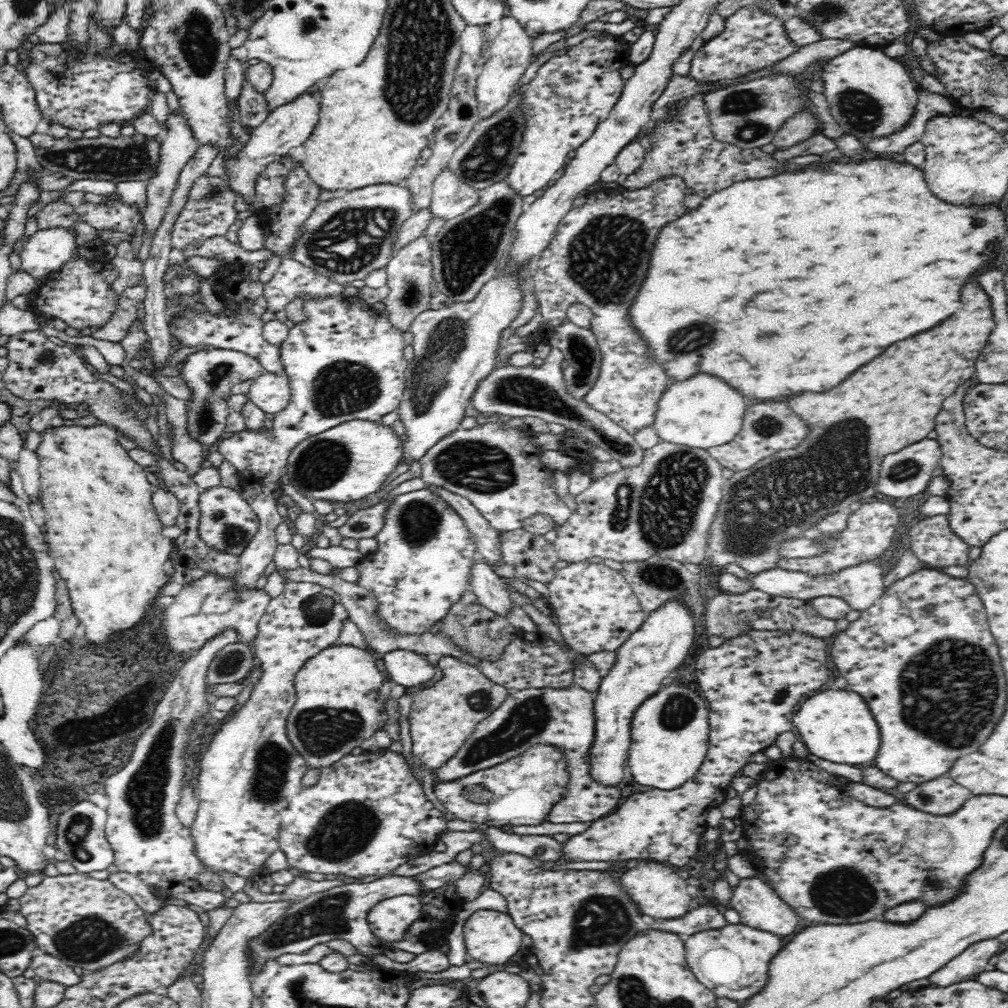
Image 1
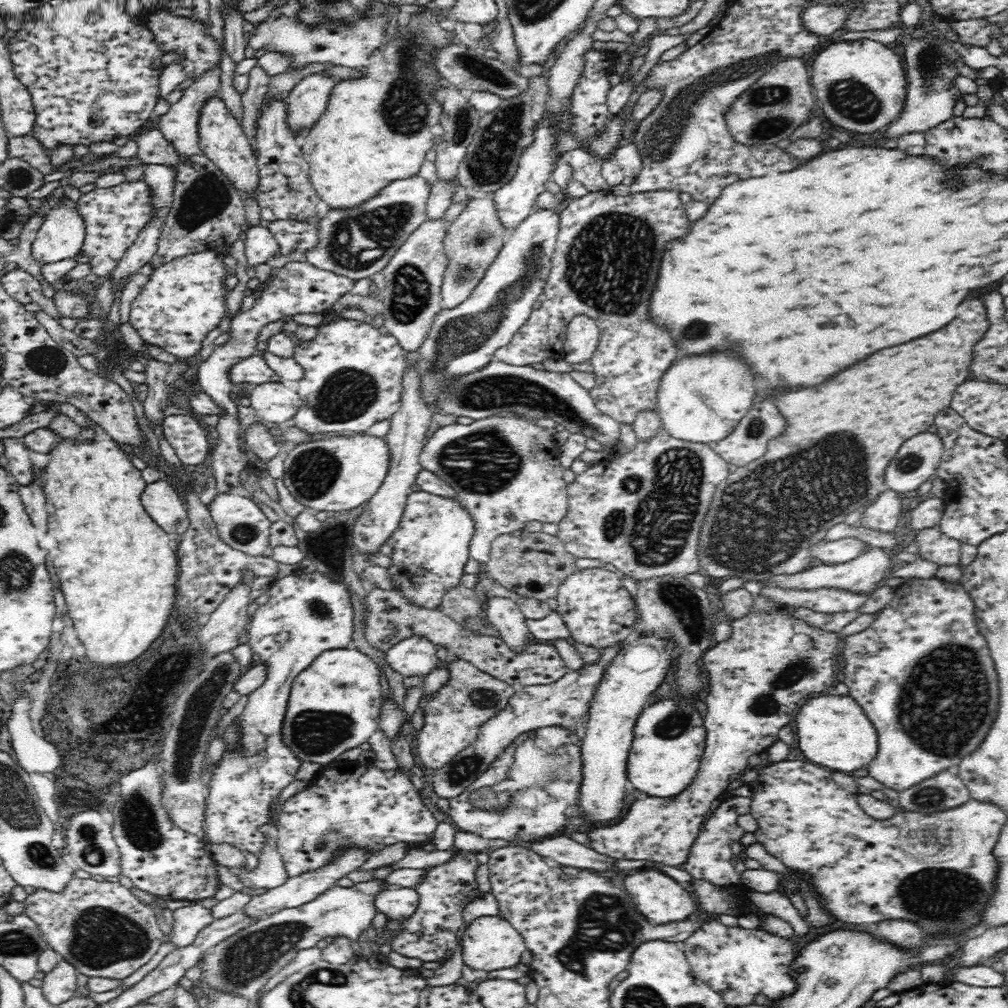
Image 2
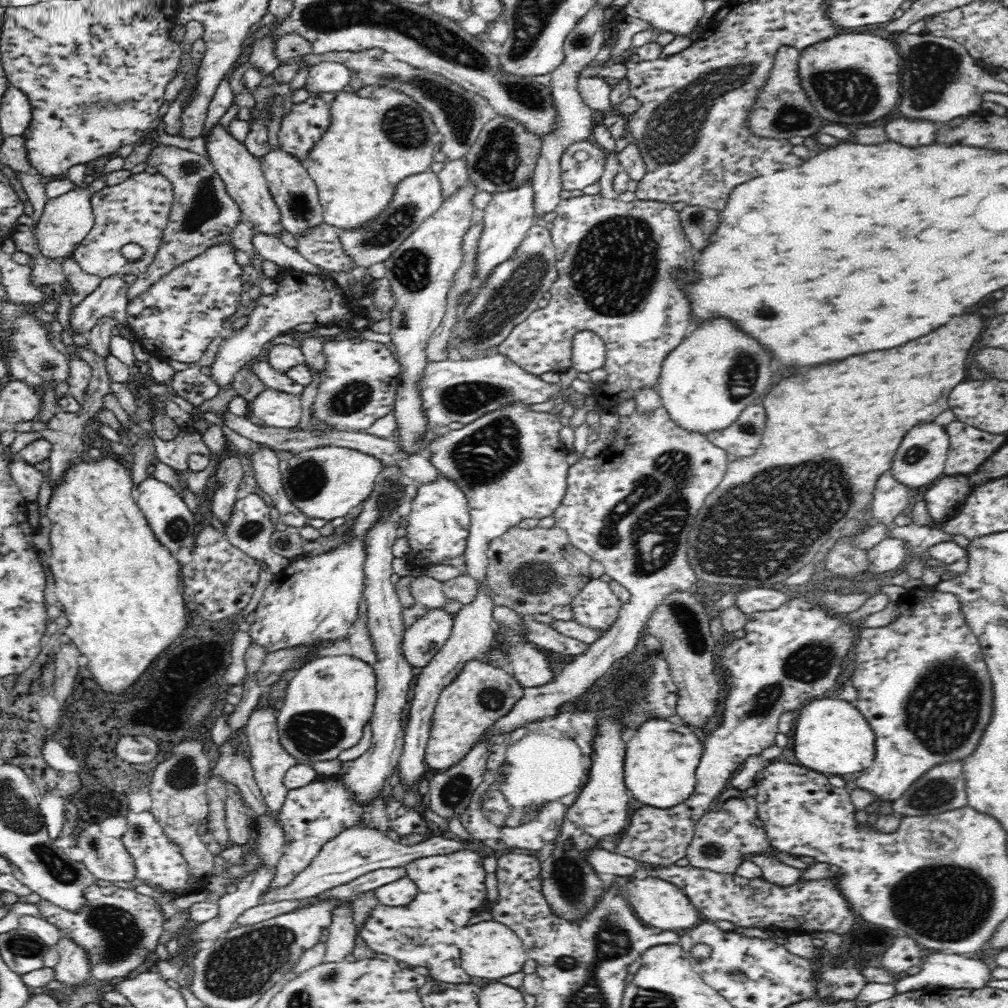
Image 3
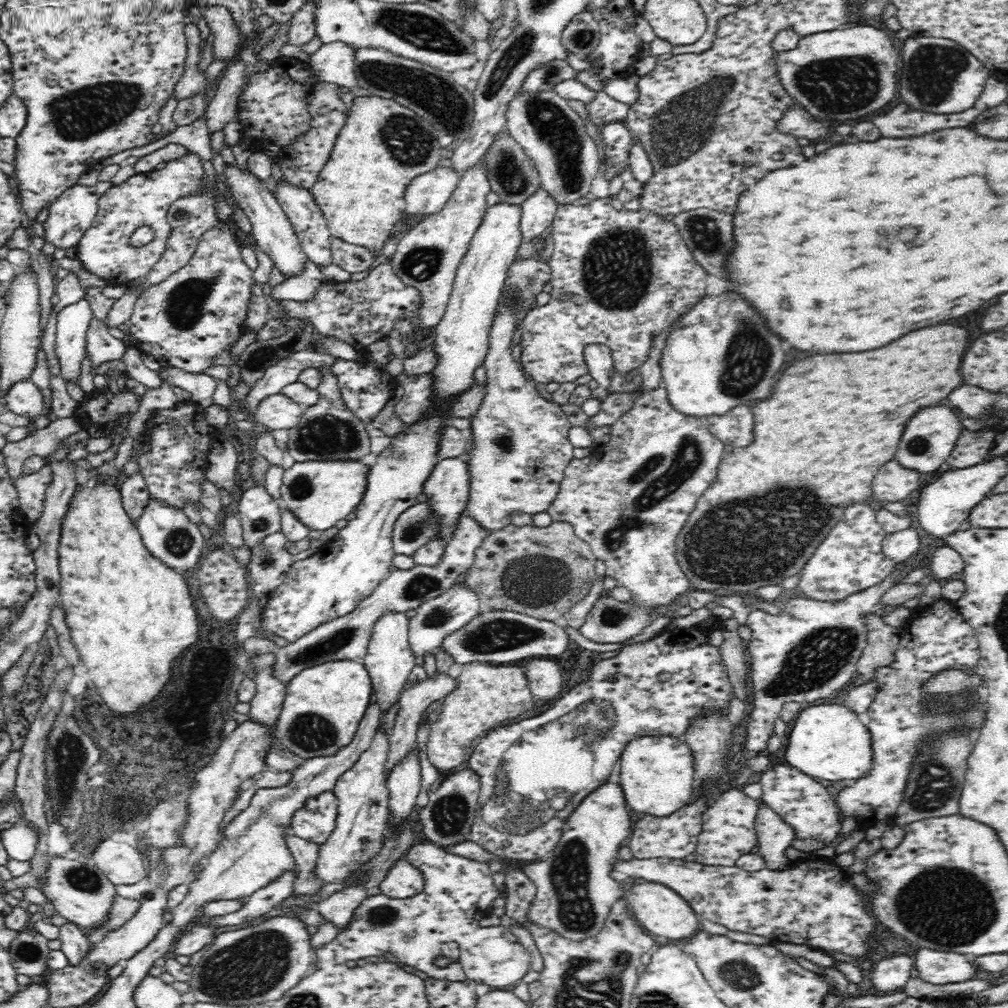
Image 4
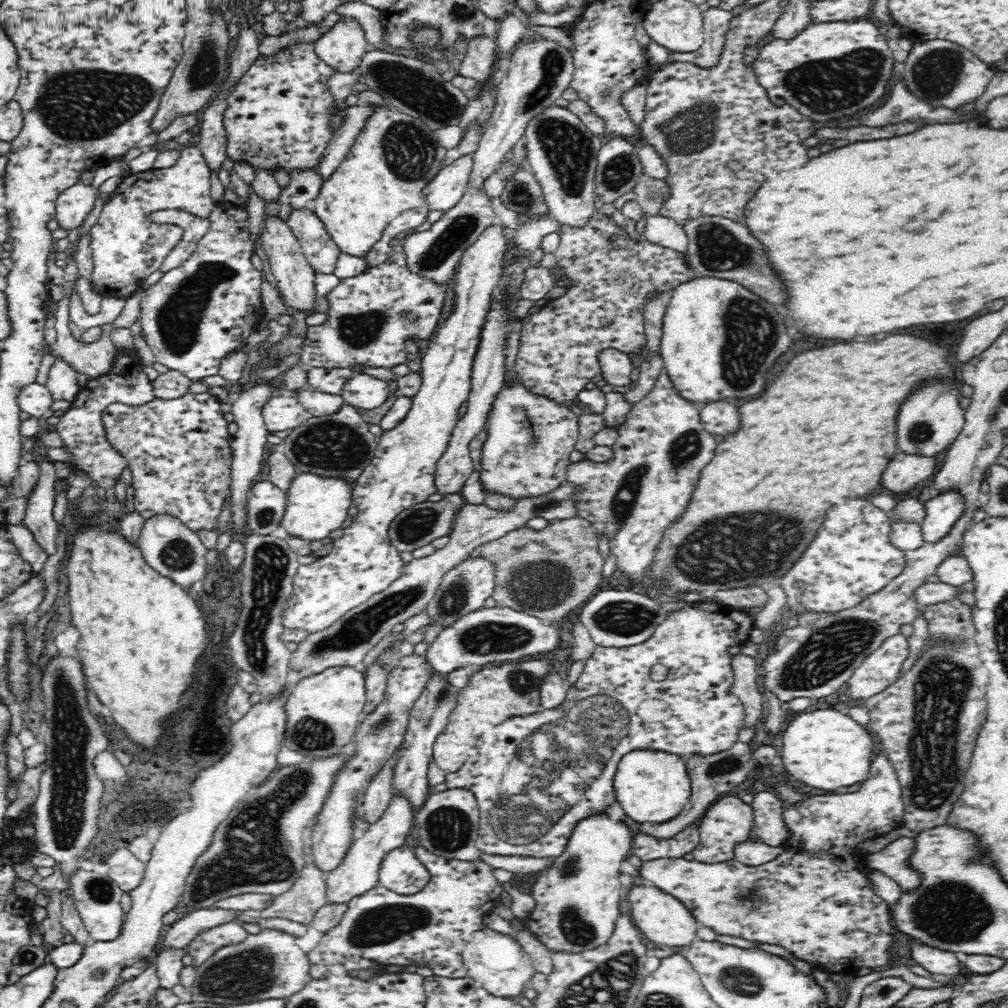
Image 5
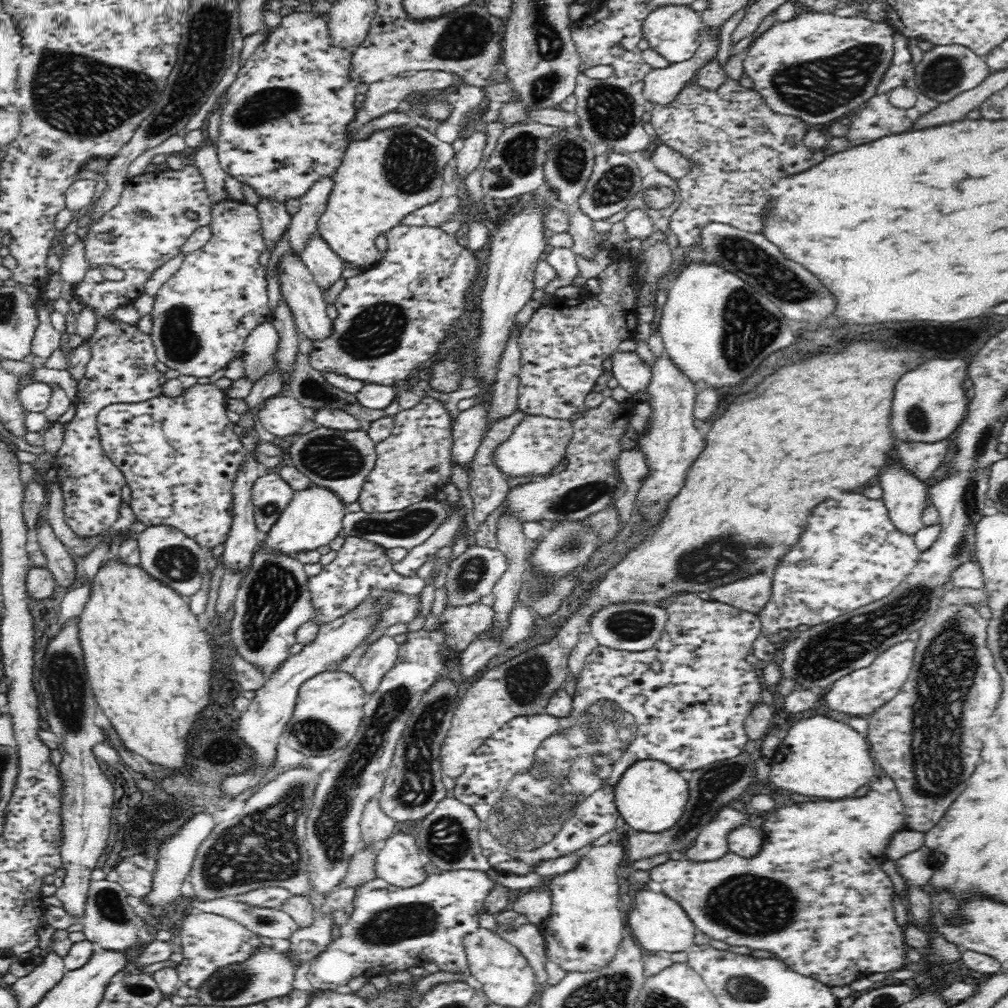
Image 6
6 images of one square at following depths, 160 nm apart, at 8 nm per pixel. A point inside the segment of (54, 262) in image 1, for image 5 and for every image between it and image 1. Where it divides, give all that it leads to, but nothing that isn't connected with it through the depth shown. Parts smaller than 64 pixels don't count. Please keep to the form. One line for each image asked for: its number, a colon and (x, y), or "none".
2: (62, 234)
3: (66, 220)
4: (72, 214)
5: (74, 205)

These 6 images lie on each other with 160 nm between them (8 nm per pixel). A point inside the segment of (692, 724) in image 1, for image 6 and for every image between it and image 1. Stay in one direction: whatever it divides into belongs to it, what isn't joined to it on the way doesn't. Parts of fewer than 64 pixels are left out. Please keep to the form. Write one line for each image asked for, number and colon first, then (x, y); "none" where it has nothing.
2: (669, 737)
3: (662, 755)
4: (656, 773)
5: (652, 786)
6: (651, 796)

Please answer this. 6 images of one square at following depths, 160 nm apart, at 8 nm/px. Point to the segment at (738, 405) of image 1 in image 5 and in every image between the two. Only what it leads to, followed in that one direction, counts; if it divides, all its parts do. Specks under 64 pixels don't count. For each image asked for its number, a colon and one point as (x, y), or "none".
2: (701, 399)
3: (716, 372)
4: (700, 371)
5: (719, 340)

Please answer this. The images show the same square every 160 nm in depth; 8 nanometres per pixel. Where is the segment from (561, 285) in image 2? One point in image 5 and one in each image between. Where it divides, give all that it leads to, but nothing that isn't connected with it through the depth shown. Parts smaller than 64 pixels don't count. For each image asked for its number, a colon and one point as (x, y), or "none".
3: (615, 260)
4: (623, 278)
5: (611, 276)

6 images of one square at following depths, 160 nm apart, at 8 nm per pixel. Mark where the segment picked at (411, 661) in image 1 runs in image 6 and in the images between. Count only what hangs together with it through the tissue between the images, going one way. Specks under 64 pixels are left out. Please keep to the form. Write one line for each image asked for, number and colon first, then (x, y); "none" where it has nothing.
2: (416, 657)
3: (421, 642)
4: (435, 620)
5: (463, 589)
6: (472, 575)

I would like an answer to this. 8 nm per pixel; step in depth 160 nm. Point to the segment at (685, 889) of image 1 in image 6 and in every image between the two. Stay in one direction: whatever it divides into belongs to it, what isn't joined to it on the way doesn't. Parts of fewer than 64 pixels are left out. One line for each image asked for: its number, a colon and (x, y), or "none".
2: (660, 898)
3: (658, 903)
4: (662, 912)
5: (663, 919)
6: (658, 922)

